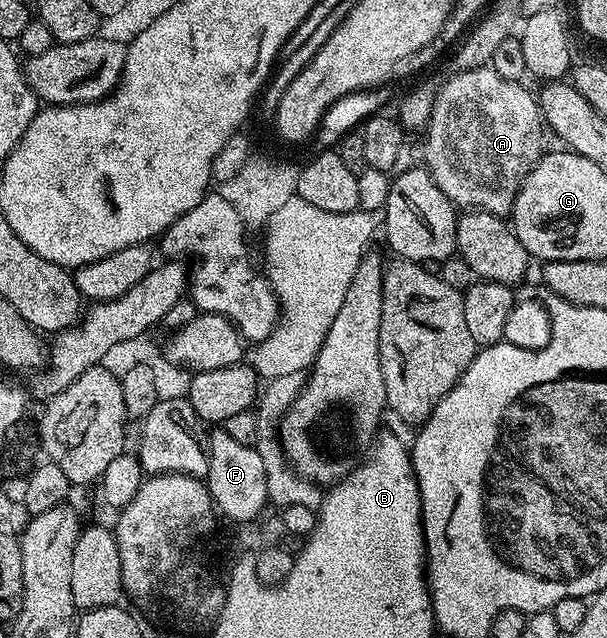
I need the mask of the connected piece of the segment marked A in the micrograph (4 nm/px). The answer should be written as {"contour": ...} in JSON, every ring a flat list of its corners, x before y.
{"contour":[[488,66,467,68,455,73,442,89,437,89,434,97,434,109,424,132,425,167,436,186,440,186,451,204,459,209,471,208,503,218,509,217,513,213,516,194,522,189,524,178,544,155,542,110,538,106,535,93,529,92,525,83,508,82,508,78,500,78,500,74,496,74,496,70]]}

